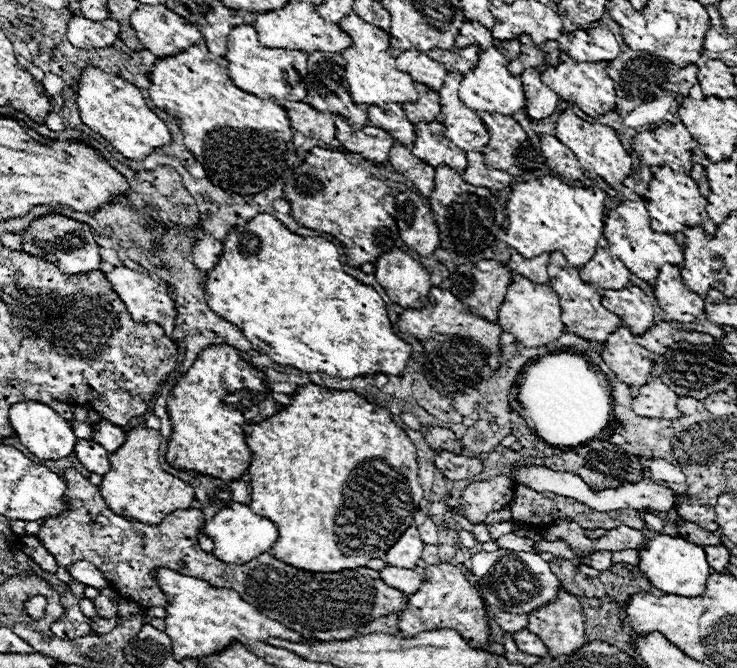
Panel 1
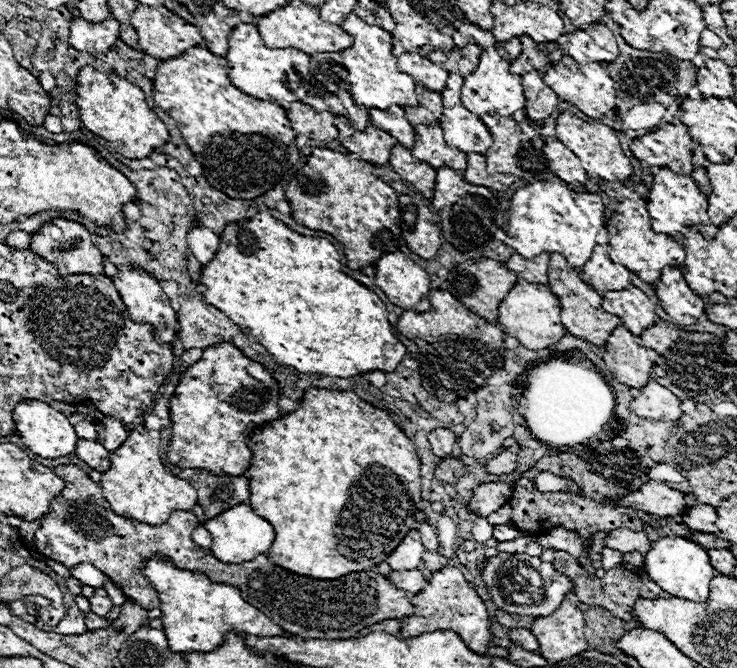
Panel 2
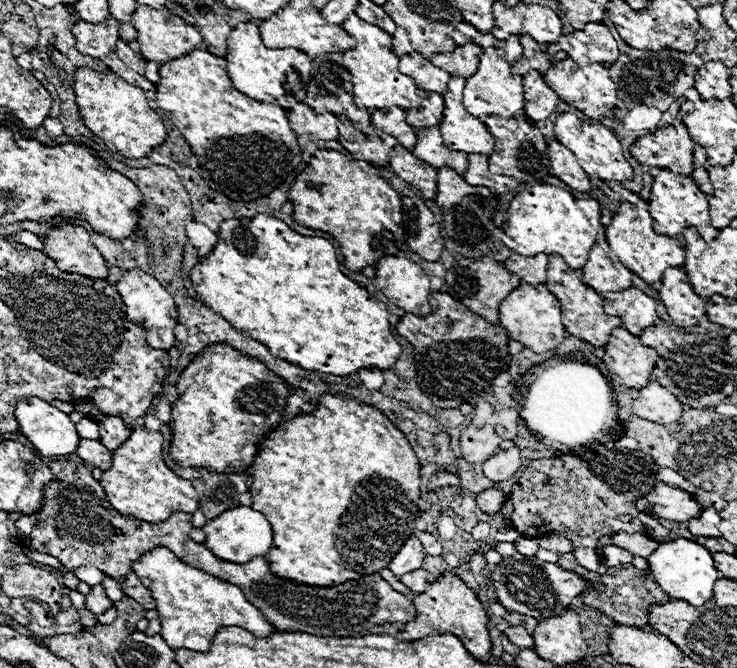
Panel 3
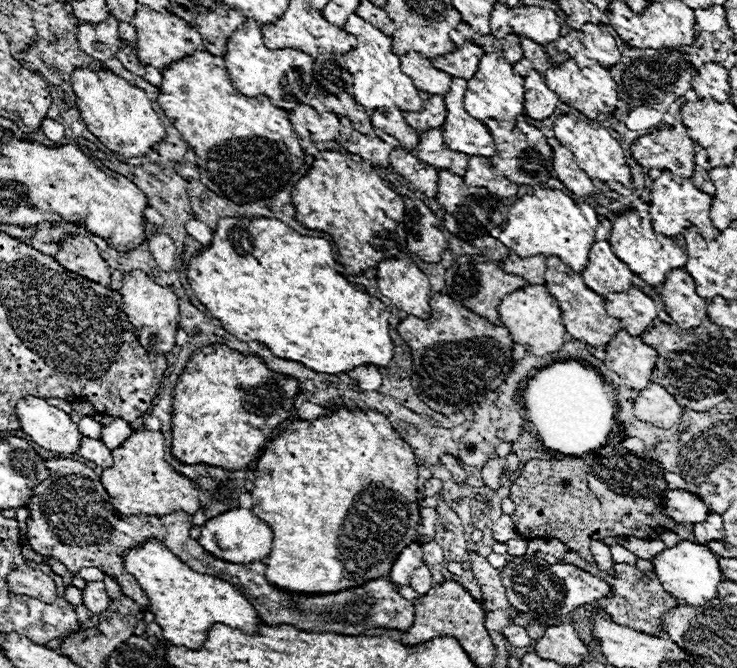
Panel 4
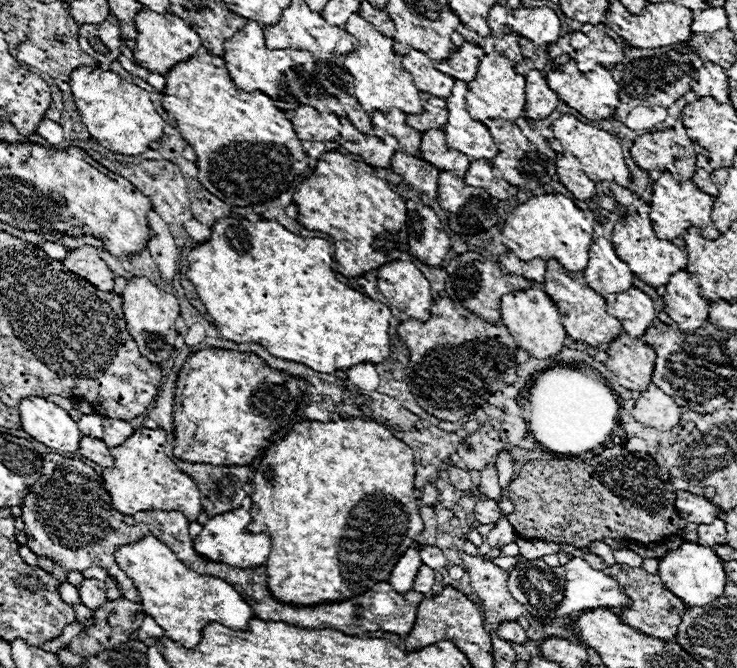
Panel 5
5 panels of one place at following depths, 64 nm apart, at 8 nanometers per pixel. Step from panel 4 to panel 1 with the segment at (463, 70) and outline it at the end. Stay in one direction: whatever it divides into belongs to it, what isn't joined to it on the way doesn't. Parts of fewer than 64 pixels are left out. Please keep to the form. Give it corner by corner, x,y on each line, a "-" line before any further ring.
466,46
466,48
454,48
454,50
430,50
428,56
432,60
438,60
448,72
460,72
466,74
478,64
478,52
480,48
476,46

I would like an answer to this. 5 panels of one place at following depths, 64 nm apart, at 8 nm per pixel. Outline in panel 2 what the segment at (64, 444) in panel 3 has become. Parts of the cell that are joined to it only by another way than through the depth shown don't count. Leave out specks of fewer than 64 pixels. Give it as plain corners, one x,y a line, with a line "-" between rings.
22,400
16,404
14,412
12,412
14,424
16,424
16,434
22,436
24,444
38,456
42,458
60,458
66,454
72,454
76,450
78,444
78,436
74,432
74,426
68,422
68,418
54,410
52,406
48,406
46,402
40,400

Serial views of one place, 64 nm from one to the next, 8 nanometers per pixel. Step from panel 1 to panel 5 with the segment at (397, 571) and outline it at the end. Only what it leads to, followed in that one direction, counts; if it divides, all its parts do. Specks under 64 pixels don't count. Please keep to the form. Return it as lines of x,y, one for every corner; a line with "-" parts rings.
422,566
418,570
416,582
414,582
414,590
420,592
420,594
430,594
432,592
432,586
434,586
434,570

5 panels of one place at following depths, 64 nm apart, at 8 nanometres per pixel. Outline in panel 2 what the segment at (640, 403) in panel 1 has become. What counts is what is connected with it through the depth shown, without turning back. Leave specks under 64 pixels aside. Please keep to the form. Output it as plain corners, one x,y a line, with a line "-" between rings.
650,380
640,390
640,396
632,400
630,408
634,410
636,416
660,422
674,422
682,416
678,396
654,380

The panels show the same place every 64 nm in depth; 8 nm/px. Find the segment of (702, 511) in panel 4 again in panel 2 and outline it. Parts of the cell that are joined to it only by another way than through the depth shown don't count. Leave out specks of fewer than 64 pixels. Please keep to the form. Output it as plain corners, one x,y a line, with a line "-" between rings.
650,480
638,492
630,492
622,500
622,504
630,506
634,510
654,514
654,516
662,516
662,518
672,516
674,518
674,516
682,516
686,512
688,504
684,498
686,498
686,494
682,494
680,490
674,490
674,488
668,488
666,484

